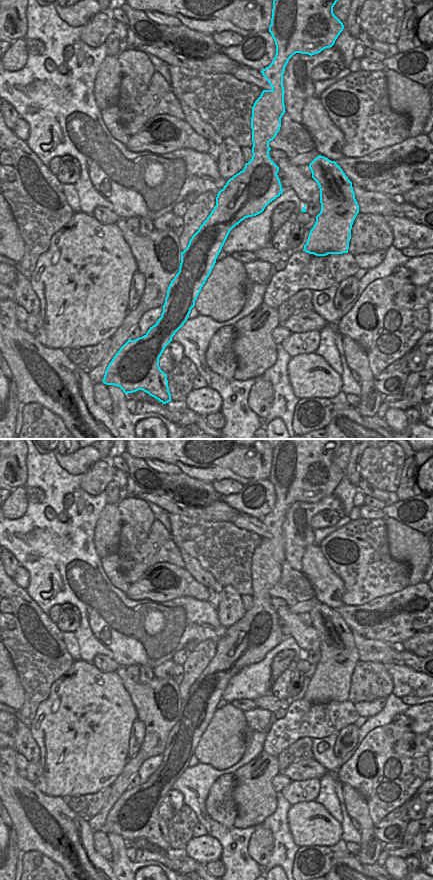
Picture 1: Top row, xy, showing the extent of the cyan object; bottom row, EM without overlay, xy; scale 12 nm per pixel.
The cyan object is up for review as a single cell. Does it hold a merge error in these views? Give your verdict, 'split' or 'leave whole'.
leave whole

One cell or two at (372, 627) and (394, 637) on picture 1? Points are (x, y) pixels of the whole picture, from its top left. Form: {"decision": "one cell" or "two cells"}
{"decision": "one cell"}

